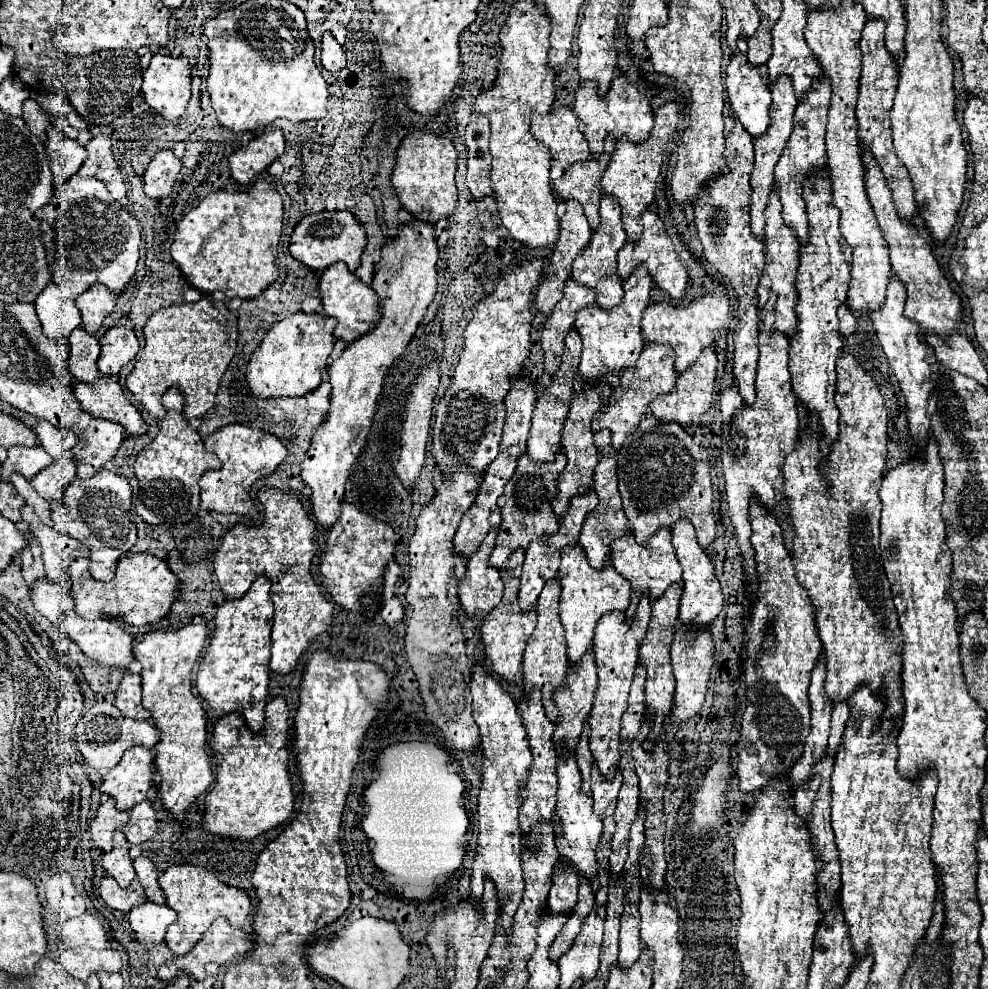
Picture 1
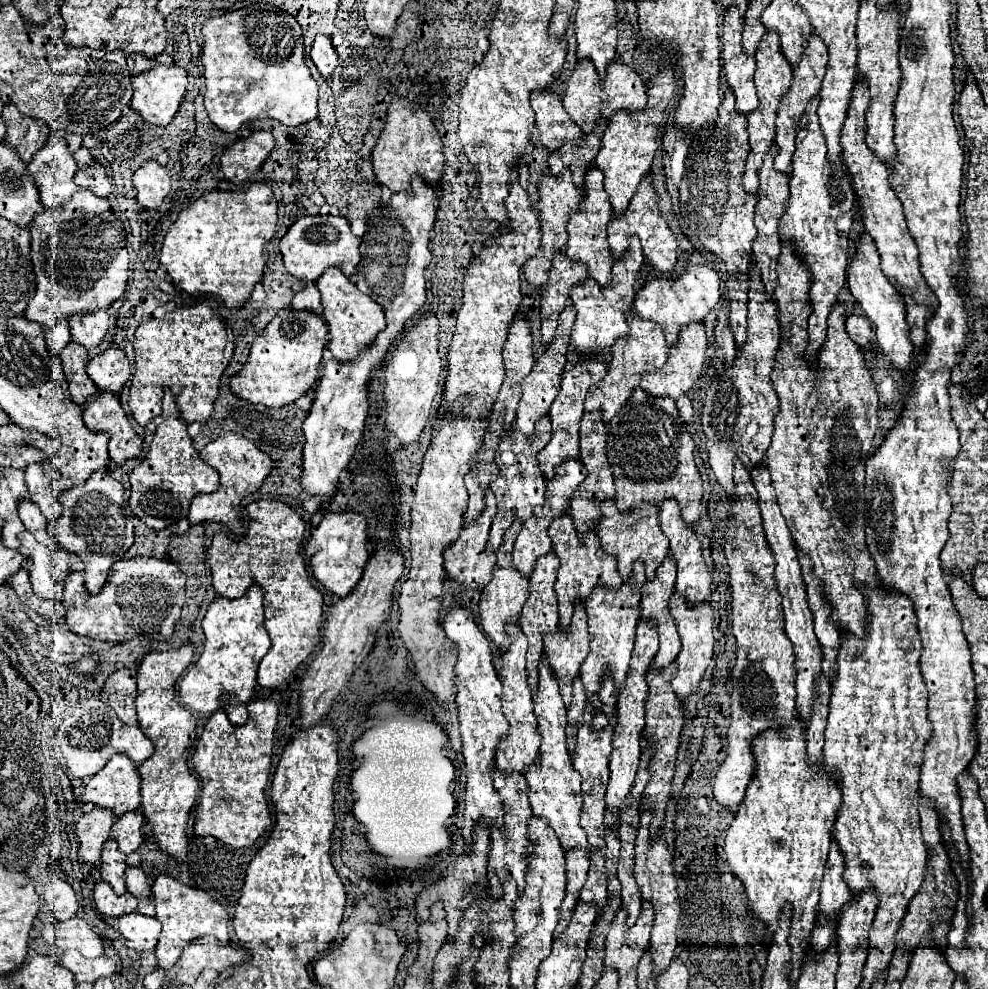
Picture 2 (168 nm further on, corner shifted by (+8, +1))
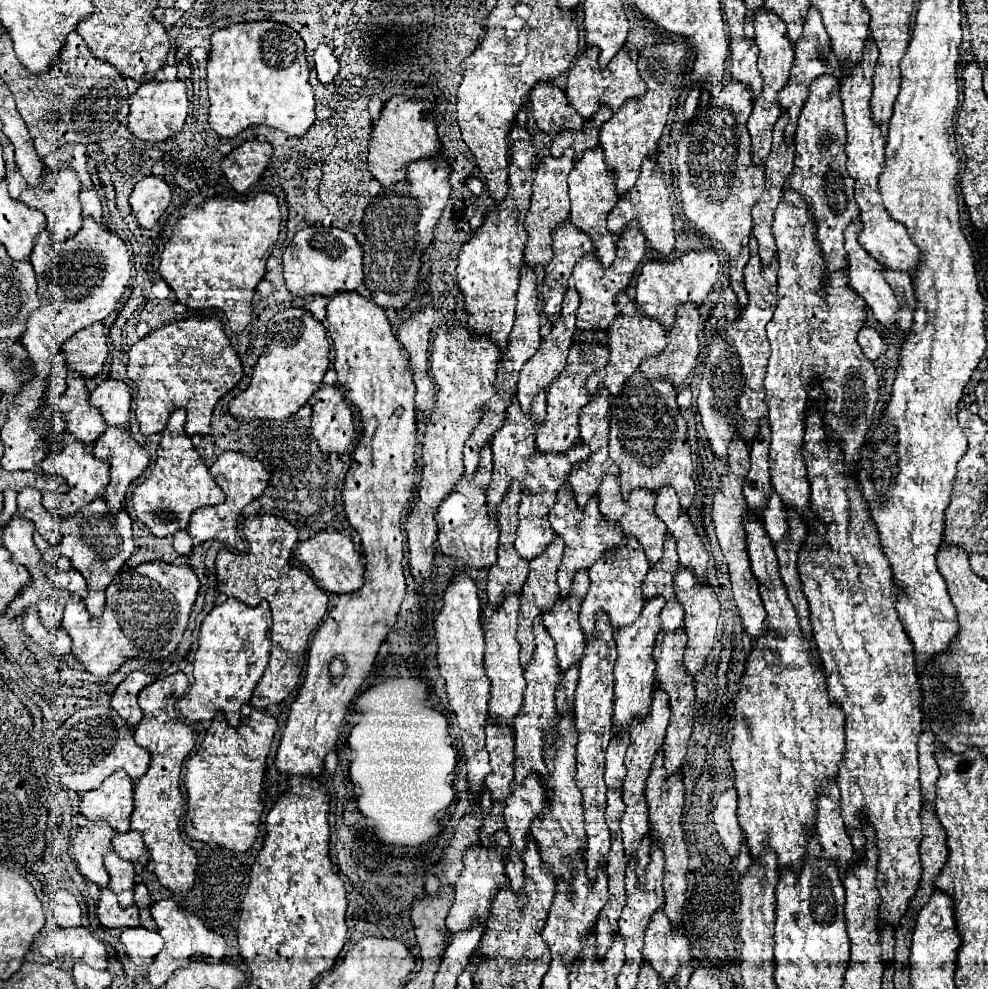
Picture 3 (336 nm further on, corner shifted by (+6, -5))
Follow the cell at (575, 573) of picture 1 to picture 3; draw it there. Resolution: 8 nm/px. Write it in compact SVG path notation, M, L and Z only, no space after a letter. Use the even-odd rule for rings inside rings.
M565 484L559 492L559 498L555 502L555 508L549 512L549 522L551 528L555 530L555 534L559 538L563 538L565 542L565 554L563 554L563 562L557 570L557 584L559 584L559 596L567 596L569 588L571 588L571 580L579 570L587 570L591 568L597 560L603 558L603 554L609 552L619 552L621 540L623 540L623 532L619 532L619 528L615 528L613 524L607 524L607 520L603 520L599 508L597 508L597 496L593 496L593 500L587 504L585 510L579 510L573 498L573 492L569 490L569 486Z

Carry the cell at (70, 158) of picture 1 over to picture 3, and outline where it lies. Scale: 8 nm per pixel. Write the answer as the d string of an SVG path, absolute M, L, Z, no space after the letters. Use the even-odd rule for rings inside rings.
M63 164L57 172L45 172L41 186L35 188L25 188L21 192L21 200L27 202L27 206L41 210L47 216L47 228L51 232L51 240L59 242L65 240L67 236L73 236L73 232L79 232L81 228L81 204L79 204L79 192L81 192L81 182L73 168Z

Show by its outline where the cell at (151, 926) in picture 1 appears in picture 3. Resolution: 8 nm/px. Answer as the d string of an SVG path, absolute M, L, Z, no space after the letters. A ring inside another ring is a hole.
M143 926L137 928L125 928L121 932L121 942L127 950L127 956L135 962L135 964L145 964L151 962L163 948L165 940L161 938L159 932L151 932L145 930Z

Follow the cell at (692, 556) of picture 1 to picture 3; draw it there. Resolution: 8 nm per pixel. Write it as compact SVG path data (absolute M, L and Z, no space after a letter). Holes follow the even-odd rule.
M671 486L661 488L657 494L655 512L665 522L669 534L677 542L677 554L681 566L689 568L699 584L707 582L707 554L703 548L701 538L695 532L695 526L691 524L689 516L679 506L679 498Z

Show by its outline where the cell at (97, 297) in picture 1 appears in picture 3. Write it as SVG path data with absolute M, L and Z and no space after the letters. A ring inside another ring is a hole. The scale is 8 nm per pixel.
M103 322L79 330L63 344L63 350L67 354L69 370L77 370L81 372L81 376L93 378L97 372L101 372L109 354L107 338L103 334Z

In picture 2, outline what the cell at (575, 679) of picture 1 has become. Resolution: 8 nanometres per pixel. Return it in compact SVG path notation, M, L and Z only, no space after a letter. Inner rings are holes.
M575 600L575 614L569 628L559 628L557 634L545 634L545 652L559 682L565 706L569 706L573 678L579 674L579 668L589 654L587 614L579 600Z

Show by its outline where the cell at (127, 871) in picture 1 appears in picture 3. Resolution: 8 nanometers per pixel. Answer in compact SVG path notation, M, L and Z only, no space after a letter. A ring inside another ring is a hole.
M109 852L105 858L105 868L107 868L107 874L109 874L109 888L117 894L119 898L119 904L123 908L131 906L133 904L133 878L135 878L135 868L131 862L123 860L117 856L117 852Z

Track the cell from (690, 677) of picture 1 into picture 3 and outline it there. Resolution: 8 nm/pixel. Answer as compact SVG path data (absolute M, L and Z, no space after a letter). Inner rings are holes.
M679 568L677 574L675 574L675 580L673 580L673 586L675 586L675 596L677 600L681 602L683 610L685 610L685 634L689 636L689 642L687 642L687 650L685 650L685 668L687 668L687 676L695 676L705 664L707 664L707 656L713 648L713 642L715 642L715 634L717 634L717 618L719 618L719 612L721 612L721 606L719 606L719 600L715 596L715 592L711 590L711 586L707 584L701 584L695 580L695 576L691 574L689 568Z

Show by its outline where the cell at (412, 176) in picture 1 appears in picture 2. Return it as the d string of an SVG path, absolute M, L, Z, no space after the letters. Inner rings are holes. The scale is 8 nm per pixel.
M407 98L391 100L385 114L385 126L373 148L373 170L377 182L387 186L391 192L409 190L413 174L419 174L429 184L437 184L441 180L443 144L427 110Z

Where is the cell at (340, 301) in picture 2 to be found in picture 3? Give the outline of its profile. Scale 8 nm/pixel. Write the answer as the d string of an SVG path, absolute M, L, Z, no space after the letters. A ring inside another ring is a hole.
M339 292L329 296L327 304L327 330L333 340L335 358L333 366L339 376L339 384L343 390L349 390L345 398L353 402L363 418L363 434L353 452L353 460L343 486L343 504L347 512L347 520L361 534L361 546L365 550L365 582L357 592L339 596L337 606L325 616L321 628L315 632L311 640L311 648L307 654L307 670L305 682L297 692L297 698L291 704L291 714L281 738L281 746L277 750L275 766L285 774L299 776L319 776L323 770L323 760L331 746L339 738L341 722L357 696L361 682L367 678L379 646L387 638L391 626L397 622L397 612L401 600L405 596L405 576L403 576L403 530L401 520L403 512L407 512L409 502L415 492L415 474L417 464L413 458L415 452L415 384L411 372L407 368L407 352L399 348L395 332L387 320L383 308L379 308L373 300L367 300L359 292ZM333 658L341 658L343 676L331 676L329 662Z

